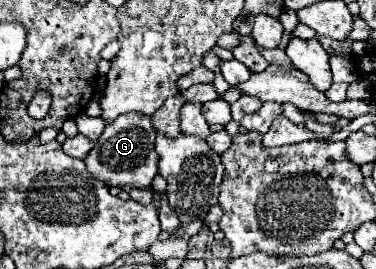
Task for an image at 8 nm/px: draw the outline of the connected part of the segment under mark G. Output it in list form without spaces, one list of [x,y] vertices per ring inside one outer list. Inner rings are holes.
[[[127,113],[117,117],[105,127],[91,153],[85,157],[87,171],[95,179],[105,181],[105,185],[119,187],[123,191],[129,191],[133,187],[149,187],[153,177],[157,175],[155,135],[157,133],[151,127],[149,117],[141,117],[139,113]]]

